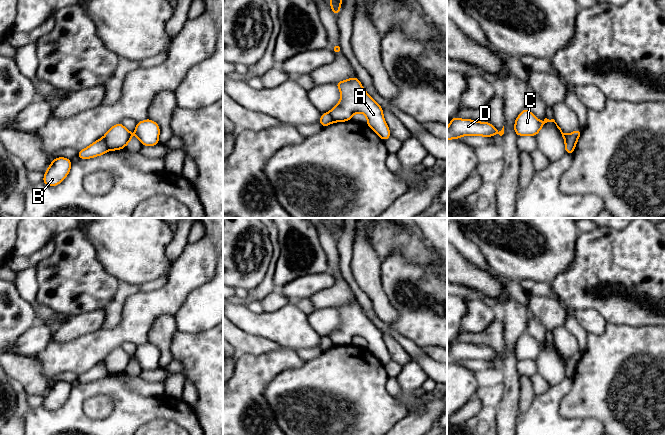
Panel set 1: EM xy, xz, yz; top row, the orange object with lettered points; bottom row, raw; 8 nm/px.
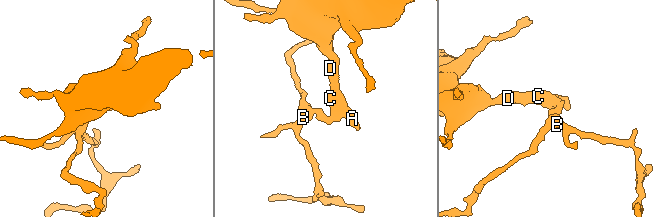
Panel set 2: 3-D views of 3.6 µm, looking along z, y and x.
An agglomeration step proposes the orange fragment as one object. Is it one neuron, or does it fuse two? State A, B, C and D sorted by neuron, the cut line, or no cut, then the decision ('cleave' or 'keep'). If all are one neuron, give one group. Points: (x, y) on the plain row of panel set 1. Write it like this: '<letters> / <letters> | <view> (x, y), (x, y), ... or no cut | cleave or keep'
A C D / B | xy (103, 361), (109, 373) | cleave

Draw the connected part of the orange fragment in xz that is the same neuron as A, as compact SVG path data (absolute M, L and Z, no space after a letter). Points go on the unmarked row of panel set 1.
M357 301L335 306L341 318L340 325L328 337L334 346L350 345L352 340L361 336L367 341L367 349L383 364L391 361L391 356L383 341L383 333L364 314Z

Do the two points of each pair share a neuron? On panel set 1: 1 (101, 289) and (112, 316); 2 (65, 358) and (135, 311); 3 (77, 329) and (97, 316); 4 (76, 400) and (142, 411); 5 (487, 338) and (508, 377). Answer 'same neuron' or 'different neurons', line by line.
1: different neurons
2: same neuron
3: same neuron
4: same neuron
5: different neurons

